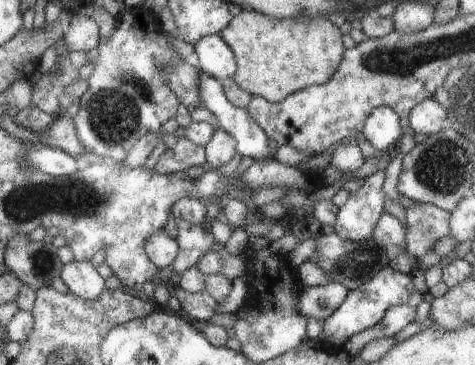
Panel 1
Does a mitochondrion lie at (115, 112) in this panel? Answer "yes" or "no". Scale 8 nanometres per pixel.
yes

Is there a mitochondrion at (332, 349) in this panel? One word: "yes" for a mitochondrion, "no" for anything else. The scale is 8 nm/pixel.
no

